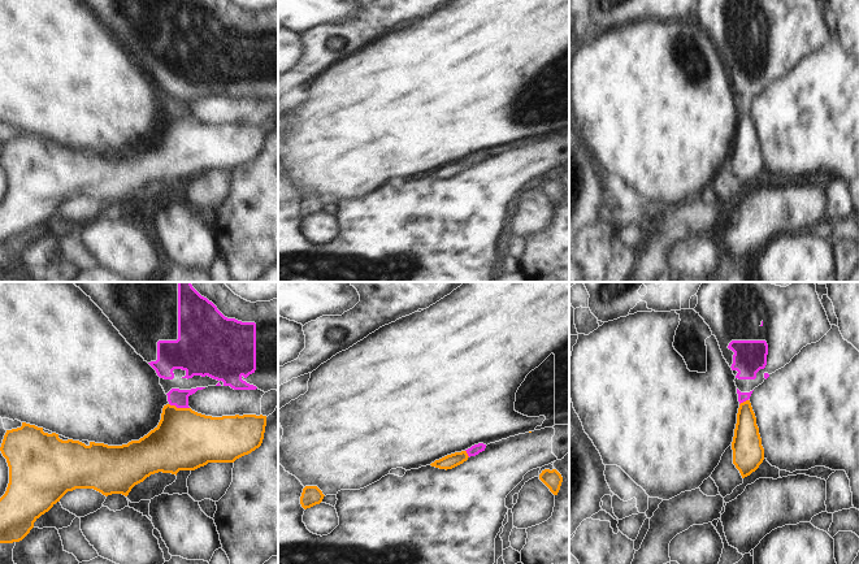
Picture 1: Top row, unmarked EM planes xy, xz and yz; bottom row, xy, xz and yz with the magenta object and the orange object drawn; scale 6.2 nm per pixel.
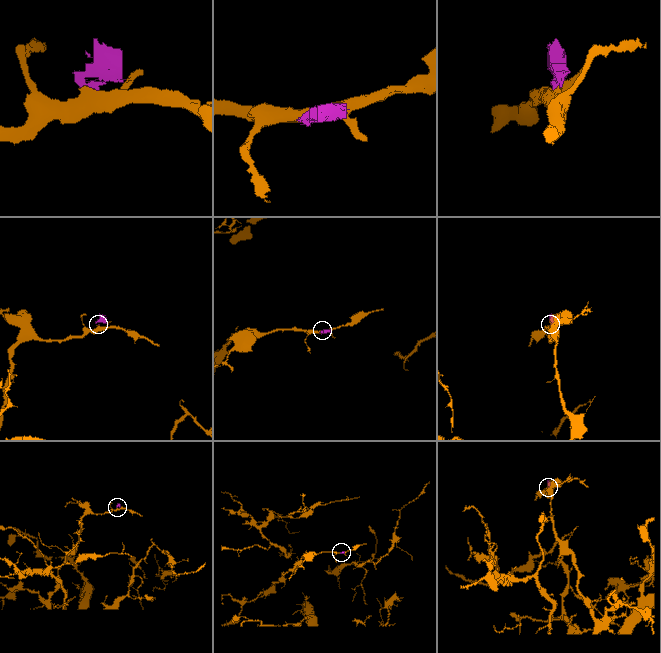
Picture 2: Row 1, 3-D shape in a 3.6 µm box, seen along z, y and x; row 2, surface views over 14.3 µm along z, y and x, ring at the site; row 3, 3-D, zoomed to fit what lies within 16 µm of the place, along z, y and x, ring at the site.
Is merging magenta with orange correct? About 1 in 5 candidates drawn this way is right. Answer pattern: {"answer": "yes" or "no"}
{"answer": "no"}

